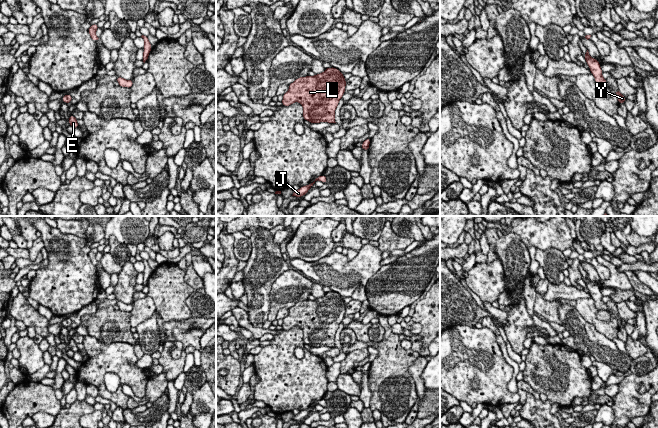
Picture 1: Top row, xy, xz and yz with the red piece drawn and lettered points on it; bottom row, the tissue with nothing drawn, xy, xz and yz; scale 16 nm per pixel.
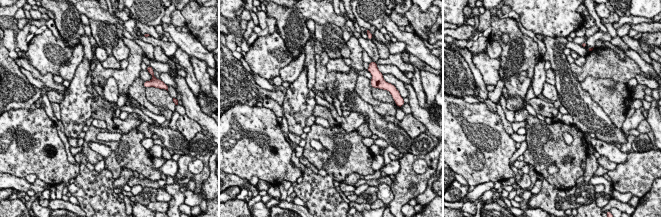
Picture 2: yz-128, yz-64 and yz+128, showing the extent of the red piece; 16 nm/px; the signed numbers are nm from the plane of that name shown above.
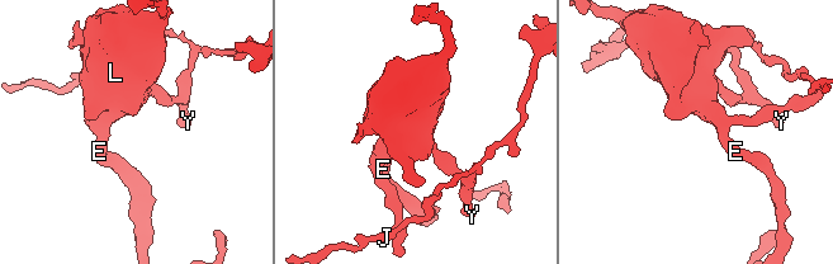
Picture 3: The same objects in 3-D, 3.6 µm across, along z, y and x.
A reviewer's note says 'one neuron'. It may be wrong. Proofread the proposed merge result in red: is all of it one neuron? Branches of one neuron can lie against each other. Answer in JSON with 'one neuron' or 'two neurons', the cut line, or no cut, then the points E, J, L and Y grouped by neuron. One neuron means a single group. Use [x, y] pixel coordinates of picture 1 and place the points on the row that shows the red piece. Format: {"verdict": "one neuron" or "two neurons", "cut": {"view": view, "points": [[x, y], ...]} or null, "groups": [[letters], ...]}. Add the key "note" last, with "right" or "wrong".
{"verdict": "two neurons", "cut": {"view": "yz", "points": [[590, 57], [586, 61]]}, "groups": [["E", "L", "Y"], ["J"]], "note": "wrong"}

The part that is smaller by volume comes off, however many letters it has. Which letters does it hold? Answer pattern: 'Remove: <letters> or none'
Remove: J

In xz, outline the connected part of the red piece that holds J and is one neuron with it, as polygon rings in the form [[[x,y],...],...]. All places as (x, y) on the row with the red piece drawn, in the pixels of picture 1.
[[[324,175],[317,177],[313,183],[300,187],[297,191],[294,191],[292,196],[295,196],[295,197],[304,196],[317,180],[322,181],[323,183],[326,183],[327,178]]]

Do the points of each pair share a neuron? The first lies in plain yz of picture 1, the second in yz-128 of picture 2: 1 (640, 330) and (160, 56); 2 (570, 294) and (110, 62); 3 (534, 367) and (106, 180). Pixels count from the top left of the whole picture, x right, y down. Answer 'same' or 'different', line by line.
1: different
2: same
3: different

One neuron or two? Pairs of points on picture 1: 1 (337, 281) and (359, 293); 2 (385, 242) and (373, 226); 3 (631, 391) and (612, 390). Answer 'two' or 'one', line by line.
1: two
2: two
3: two

